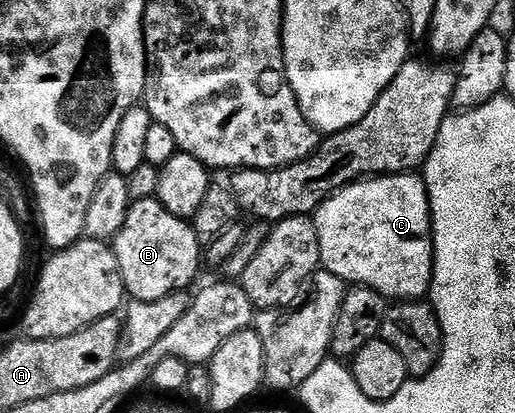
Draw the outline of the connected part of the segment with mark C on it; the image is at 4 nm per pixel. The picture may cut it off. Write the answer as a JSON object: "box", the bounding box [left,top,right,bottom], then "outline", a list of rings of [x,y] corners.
{"box":[312,172,433,300],"outline":[[[402,172],[399,174],[386,174],[366,178],[360,182],[352,182],[328,198],[327,201],[318,206],[312,215],[312,220],[317,225],[319,232],[319,252],[321,253],[321,266],[329,270],[335,276],[339,276],[346,284],[358,286],[369,286],[385,295],[389,300],[421,300],[430,293],[433,284],[433,217],[429,207],[429,193],[425,187],[424,177],[417,172]]]}

